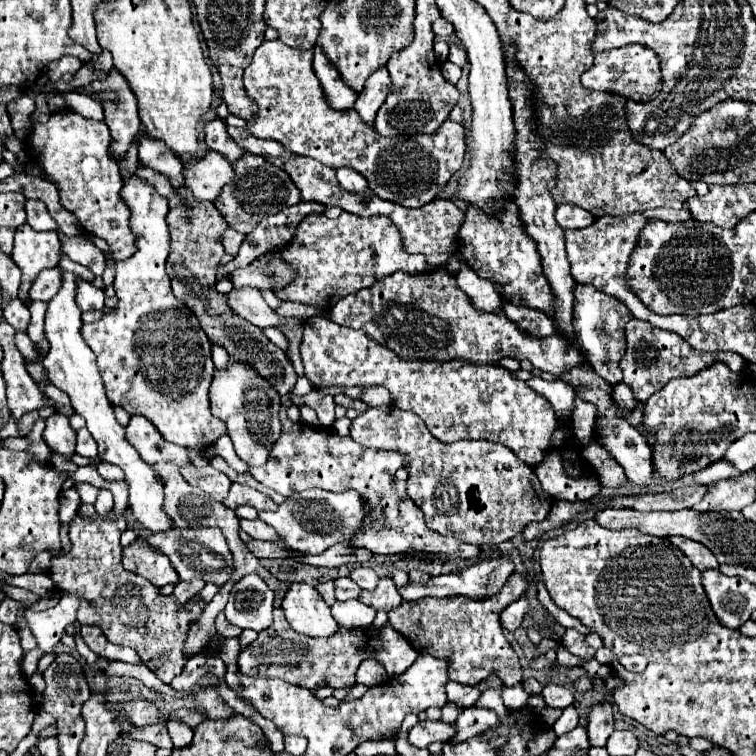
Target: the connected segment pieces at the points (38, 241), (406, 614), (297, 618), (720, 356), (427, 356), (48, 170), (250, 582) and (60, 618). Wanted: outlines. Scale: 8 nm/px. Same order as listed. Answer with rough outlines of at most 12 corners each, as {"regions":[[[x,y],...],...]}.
{"regions":[[[16,229],[14,263],[22,269],[18,299],[28,291],[44,269],[60,259],[56,231]],[[512,573],[490,599],[424,597],[388,621],[448,677],[522,681],[498,613],[526,591]],[[292,583],[282,601],[290,627],[332,637],[338,623],[306,583]],[[630,319],[622,383],[648,401],[668,379],[726,361],[734,351],[696,351],[680,335]],[[398,271],[328,317],[406,361],[528,359],[586,357],[476,311],[454,277]],[[62,109],[28,155],[82,231],[136,253],[108,125]],[[258,575],[230,591],[224,615],[240,629],[272,623],[274,593]],[[64,593],[46,611],[24,611],[38,649],[54,651],[76,623],[80,597]]]}

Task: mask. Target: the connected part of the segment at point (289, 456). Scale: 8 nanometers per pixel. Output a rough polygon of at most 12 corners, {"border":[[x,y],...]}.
{"border":[[290,421],[254,479],[290,497],[354,489],[368,513],[346,543],[474,559],[426,527],[406,461]]}

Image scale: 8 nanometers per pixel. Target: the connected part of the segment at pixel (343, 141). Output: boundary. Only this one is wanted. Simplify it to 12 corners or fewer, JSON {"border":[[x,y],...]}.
{"border":[[264,41],[244,69],[254,137],[434,201],[462,167],[462,123],[382,137],[328,107],[312,51]]}

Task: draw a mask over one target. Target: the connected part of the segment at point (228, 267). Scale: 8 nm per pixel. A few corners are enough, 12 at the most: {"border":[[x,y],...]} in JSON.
{"border":[[300,201],[264,217],[246,235],[240,253],[220,265],[228,275],[246,267],[266,247],[294,237],[310,213],[324,213],[322,203]]}

